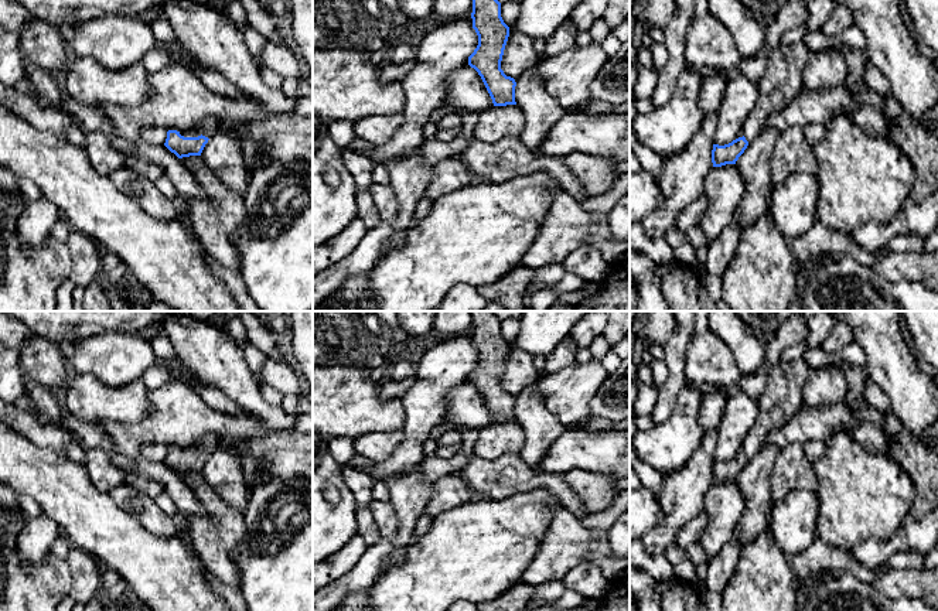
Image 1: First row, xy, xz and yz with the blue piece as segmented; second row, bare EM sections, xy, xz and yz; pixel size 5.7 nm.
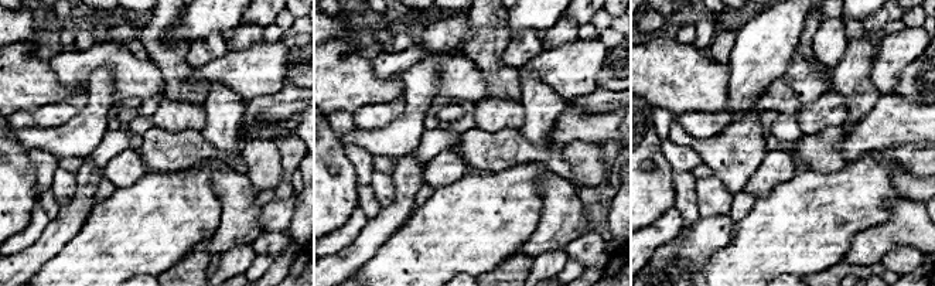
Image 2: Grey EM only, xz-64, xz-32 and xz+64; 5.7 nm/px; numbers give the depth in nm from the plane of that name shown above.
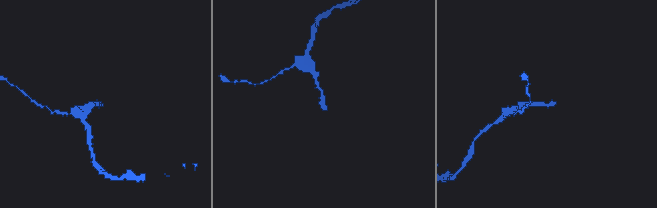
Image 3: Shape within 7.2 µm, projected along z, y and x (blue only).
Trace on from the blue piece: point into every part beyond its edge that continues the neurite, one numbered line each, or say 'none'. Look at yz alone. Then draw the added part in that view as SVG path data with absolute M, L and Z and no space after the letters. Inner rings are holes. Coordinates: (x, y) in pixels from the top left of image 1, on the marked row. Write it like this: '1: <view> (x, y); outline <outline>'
1: yz (783, 81); outline M804 41L781 44L771 51L758 82L760 96L743 127L743 136L748 143L764 129L771 113L784 109L801 92L802 72L812 54Z

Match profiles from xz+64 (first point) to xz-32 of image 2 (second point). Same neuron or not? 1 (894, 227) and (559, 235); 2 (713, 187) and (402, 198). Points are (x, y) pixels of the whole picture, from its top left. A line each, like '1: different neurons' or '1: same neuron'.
1: same neuron
2: different neurons

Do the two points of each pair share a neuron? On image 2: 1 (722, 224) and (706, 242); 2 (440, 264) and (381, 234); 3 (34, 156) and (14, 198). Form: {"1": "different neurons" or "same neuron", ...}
{"1": "same neuron", "2": "different neurons", "3": "different neurons"}

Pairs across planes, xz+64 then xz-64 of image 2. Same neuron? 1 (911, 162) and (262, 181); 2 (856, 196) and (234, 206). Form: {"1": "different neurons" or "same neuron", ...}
{"1": "same neuron", "2": "different neurons"}

